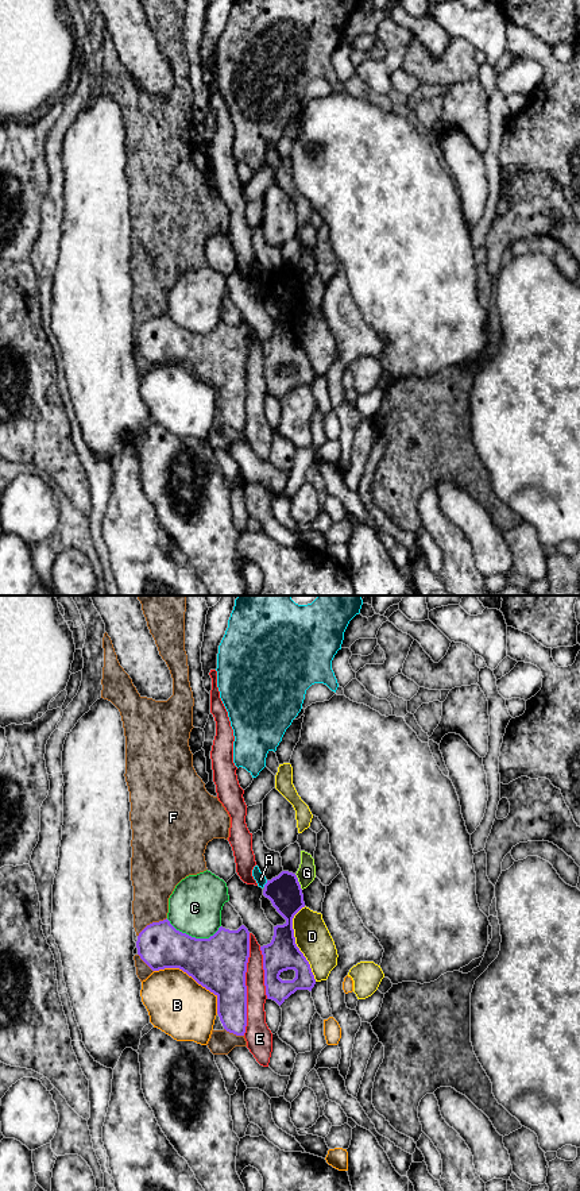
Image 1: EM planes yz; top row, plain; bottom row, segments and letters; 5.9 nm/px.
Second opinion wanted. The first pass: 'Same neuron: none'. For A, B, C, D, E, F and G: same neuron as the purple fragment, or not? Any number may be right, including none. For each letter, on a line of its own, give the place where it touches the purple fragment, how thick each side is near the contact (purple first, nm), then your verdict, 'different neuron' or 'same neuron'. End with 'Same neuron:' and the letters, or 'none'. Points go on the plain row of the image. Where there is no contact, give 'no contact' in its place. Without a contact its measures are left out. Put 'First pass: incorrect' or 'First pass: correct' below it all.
A: yz (266, 278) | 200/70 nm | different neuron
B: yz (193, 373) | 320/360 nm | different neuron
C: yz (193, 332) | 320/320 nm | different neuron
D: yz (296, 339) | 200/200 nm | different neuron
E: yz (244, 380) | 320/120 nm | different neuron
F: yz (153, 318) | 280/260 nm | different neuron
G: yz (298, 277) | 200/110 nm | different neuron
Same neuron: none
First pass: correct

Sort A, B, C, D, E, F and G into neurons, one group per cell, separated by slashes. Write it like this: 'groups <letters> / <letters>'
groups A / B / C / D / E / F / G

